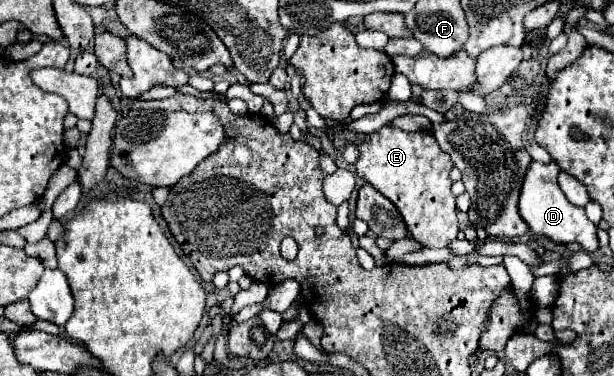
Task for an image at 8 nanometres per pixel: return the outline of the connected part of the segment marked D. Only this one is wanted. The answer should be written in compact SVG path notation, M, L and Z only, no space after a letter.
M532 161L528 175L524 177L522 189L520 189L520 199L518 199L518 211L520 217L526 221L526 225L530 227L532 233L542 235L552 239L554 243L578 243L582 245L584 251L594 253L598 251L598 237L596 237L596 225L586 217L582 207L572 205L566 195L562 193L562 189L558 187L558 177L560 167L556 165L556 161L552 161L550 165Z

